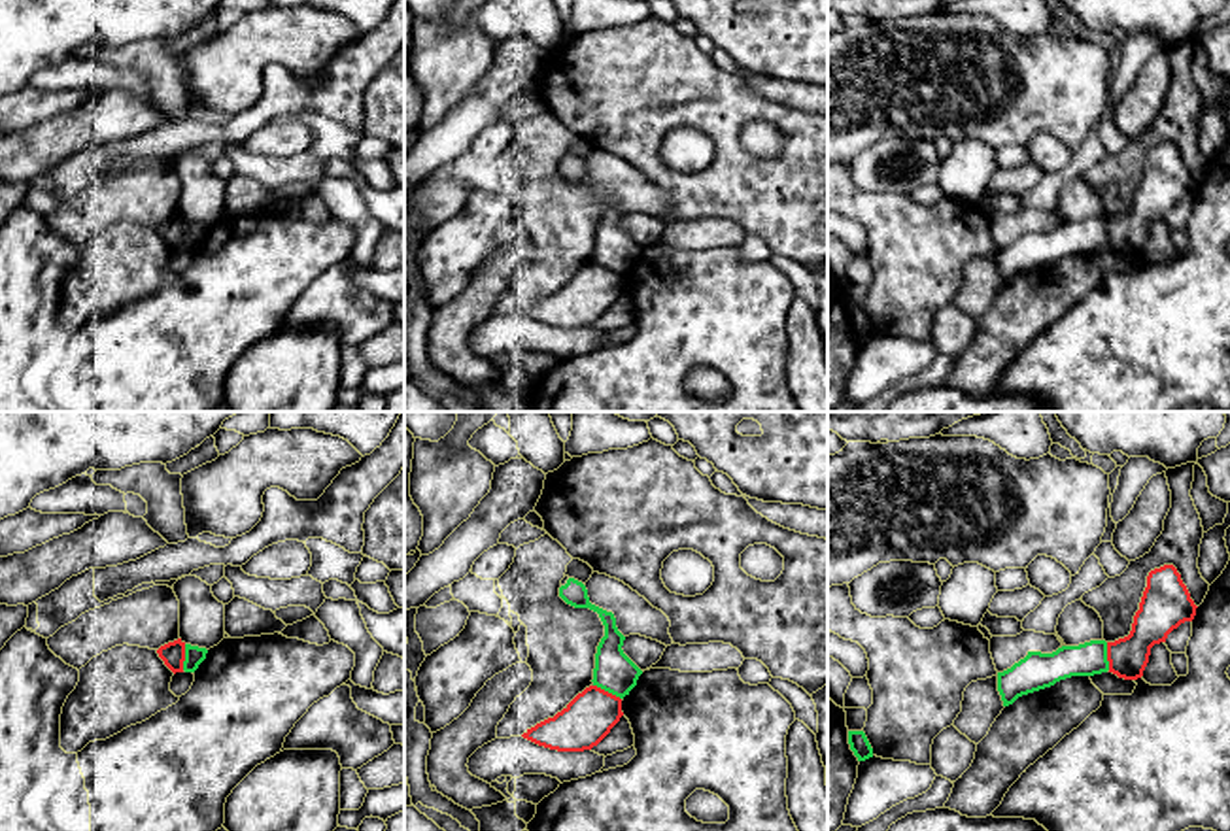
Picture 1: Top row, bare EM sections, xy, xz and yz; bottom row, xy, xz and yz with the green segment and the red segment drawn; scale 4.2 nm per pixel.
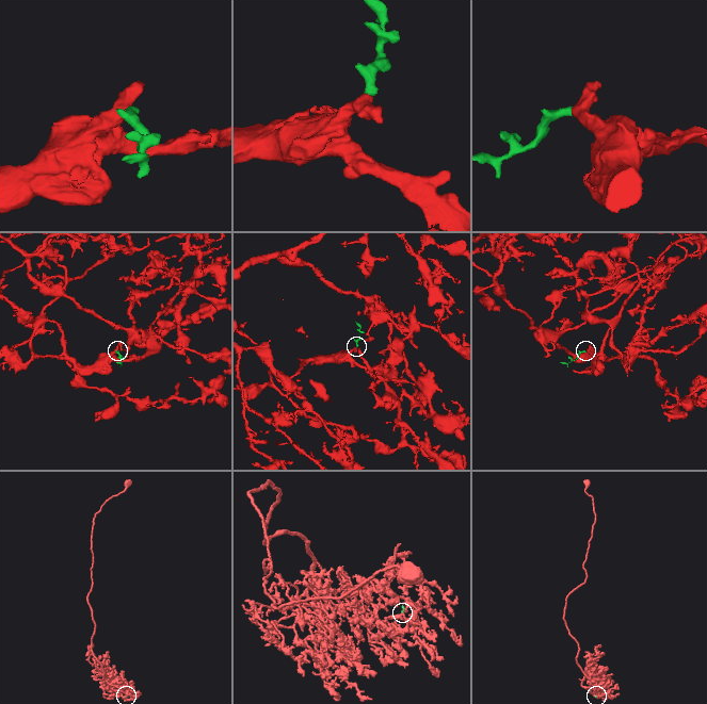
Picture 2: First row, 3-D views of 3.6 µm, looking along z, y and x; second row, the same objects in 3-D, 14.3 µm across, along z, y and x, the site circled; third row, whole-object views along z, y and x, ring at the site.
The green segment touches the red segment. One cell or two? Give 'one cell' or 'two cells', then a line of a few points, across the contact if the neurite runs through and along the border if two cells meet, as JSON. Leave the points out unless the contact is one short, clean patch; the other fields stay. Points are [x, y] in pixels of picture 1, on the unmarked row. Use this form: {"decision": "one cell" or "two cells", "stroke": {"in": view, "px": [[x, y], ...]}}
{"decision": "two cells", "stroke": {"in": "xz", "px": [[594, 261], [620, 276]]}}

